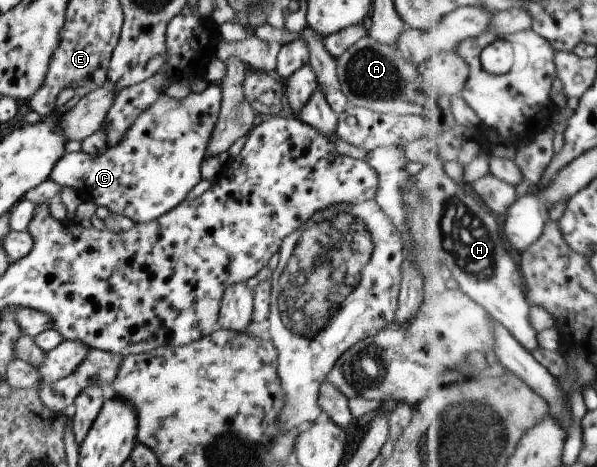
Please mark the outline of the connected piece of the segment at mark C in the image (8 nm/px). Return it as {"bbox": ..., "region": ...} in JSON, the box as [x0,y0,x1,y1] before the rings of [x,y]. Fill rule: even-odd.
{"bbox":[50,82,222,223],"region":[[[208,82],[201,93],[189,92],[183,100],[164,93],[133,120],[119,144],[108,146],[102,155],[85,151],[65,153],[53,166],[50,178],[134,223],[153,222],[187,199],[191,188],[202,179],[200,168],[219,118],[221,101],[222,88],[213,82]]]}

